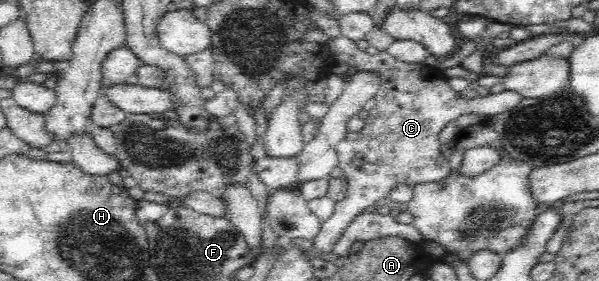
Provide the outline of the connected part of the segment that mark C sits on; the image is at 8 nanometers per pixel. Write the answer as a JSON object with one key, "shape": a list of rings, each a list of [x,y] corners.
{"shape":[[[343,36],[331,38],[324,47],[328,47],[330,55],[337,62],[347,63],[358,72],[376,72],[382,85],[374,97],[376,107],[369,111],[362,130],[359,133],[347,132],[346,137],[336,145],[338,164],[344,173],[347,192],[344,199],[335,202],[334,213],[321,225],[318,235],[313,239],[312,250],[304,250],[310,261],[330,253],[352,219],[382,197],[389,197],[396,185],[404,183],[413,186],[437,182],[452,173],[449,162],[442,156],[441,144],[438,142],[438,133],[447,123],[468,113],[492,117],[517,107],[523,99],[520,93],[503,89],[486,97],[465,99],[452,91],[445,76],[432,77],[428,73],[422,73],[425,67],[423,63],[402,62],[387,52],[369,55]]]}

